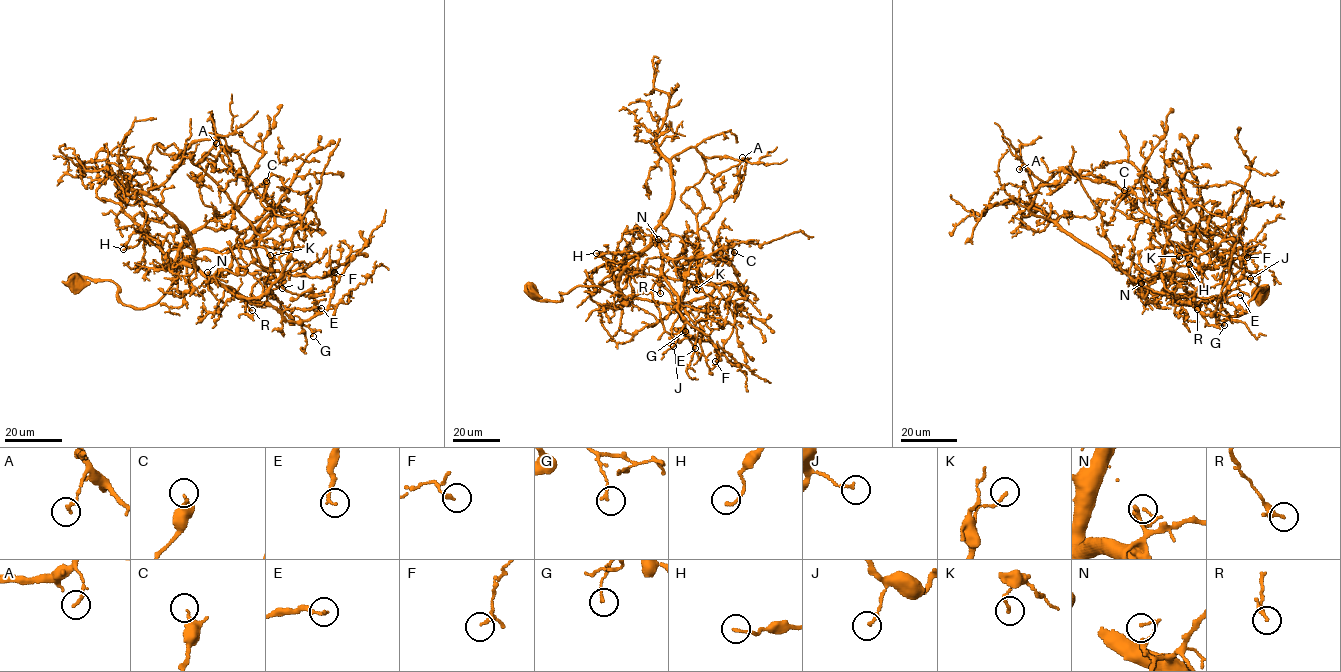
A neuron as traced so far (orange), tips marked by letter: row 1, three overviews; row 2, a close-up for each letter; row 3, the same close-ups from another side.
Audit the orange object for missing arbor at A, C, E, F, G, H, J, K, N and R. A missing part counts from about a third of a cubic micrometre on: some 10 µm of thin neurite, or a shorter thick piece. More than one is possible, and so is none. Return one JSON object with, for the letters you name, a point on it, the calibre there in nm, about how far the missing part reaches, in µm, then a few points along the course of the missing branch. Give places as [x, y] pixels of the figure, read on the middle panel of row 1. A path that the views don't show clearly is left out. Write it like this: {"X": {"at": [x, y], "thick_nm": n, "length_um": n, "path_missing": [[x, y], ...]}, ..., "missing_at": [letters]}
{"missing_at": []}

